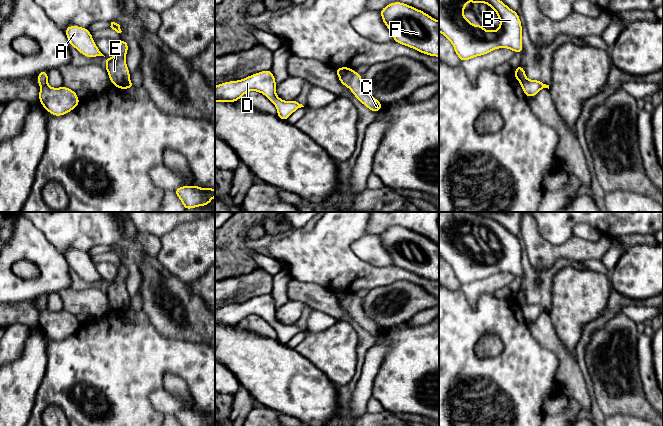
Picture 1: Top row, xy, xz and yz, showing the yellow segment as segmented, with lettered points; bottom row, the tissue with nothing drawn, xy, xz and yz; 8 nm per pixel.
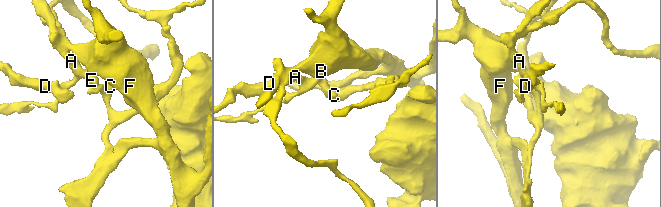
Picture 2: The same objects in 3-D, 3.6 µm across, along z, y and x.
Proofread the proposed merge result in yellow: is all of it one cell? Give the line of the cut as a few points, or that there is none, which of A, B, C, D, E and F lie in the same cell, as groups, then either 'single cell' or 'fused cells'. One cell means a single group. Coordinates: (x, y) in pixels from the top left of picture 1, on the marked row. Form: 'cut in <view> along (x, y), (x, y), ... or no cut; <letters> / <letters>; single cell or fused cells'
cut in xy along (129, 79), (116, 86); A B D E F / C; fused cells

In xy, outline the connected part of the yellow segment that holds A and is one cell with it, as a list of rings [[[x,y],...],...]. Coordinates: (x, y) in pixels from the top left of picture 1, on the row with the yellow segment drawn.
[[[67,26],[65,34],[71,47],[76,48],[82,55],[88,58],[104,56],[95,44],[91,32],[80,26]]]

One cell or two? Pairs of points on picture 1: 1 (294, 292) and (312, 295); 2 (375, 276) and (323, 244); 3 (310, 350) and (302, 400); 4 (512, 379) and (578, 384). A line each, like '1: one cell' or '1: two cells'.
1: one cell
2: one cell
3: two cells
4: two cells

